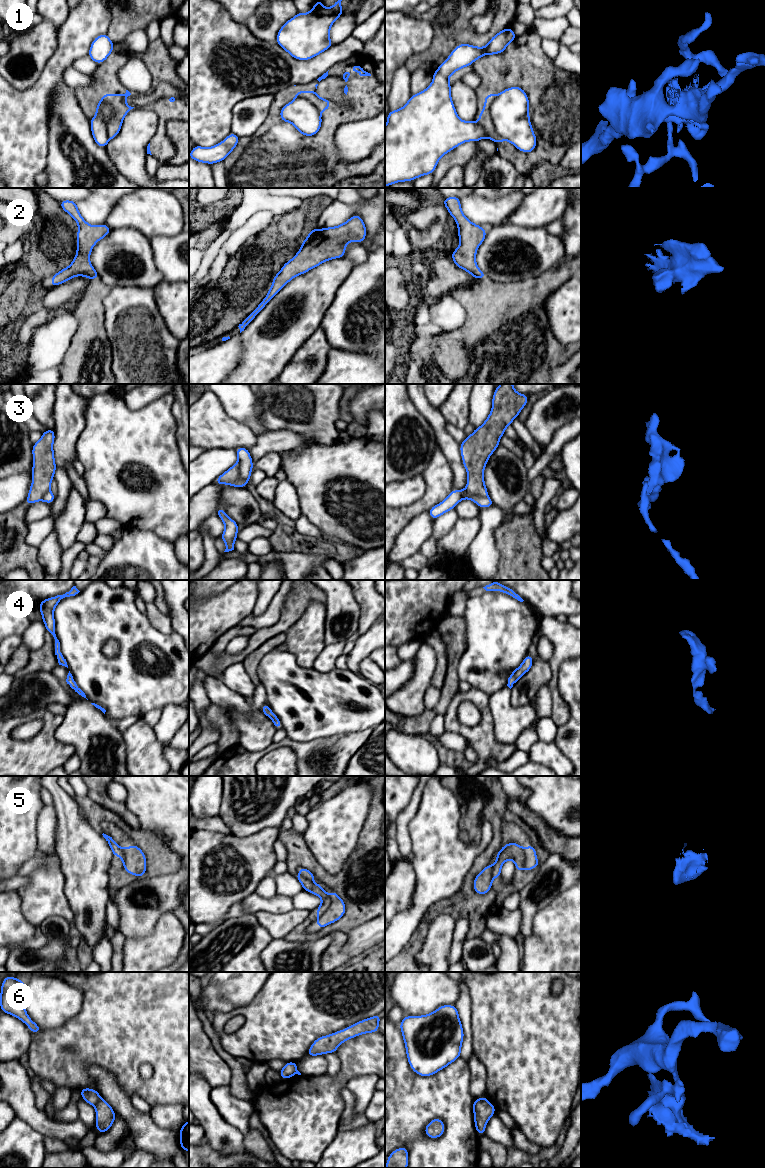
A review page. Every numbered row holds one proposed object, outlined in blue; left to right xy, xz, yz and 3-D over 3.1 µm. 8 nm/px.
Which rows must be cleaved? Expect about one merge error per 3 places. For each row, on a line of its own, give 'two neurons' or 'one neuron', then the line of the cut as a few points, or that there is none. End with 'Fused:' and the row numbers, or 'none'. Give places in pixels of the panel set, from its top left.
1: two neurons; cut xy (101, 101), (112, 107), (107, 121), (109, 139)
2: one neuron; cut none
3: two neurons; cut xz (237, 463), (240, 469), (240, 476), (248, 481)
4: one neuron; cut none
5: two neurons; cut xz (330, 896), (330, 905), (317, 919)
6: two neurons; cut xy (101, 1099), (93, 1105)
Fused: 1, 3, 5, 6

